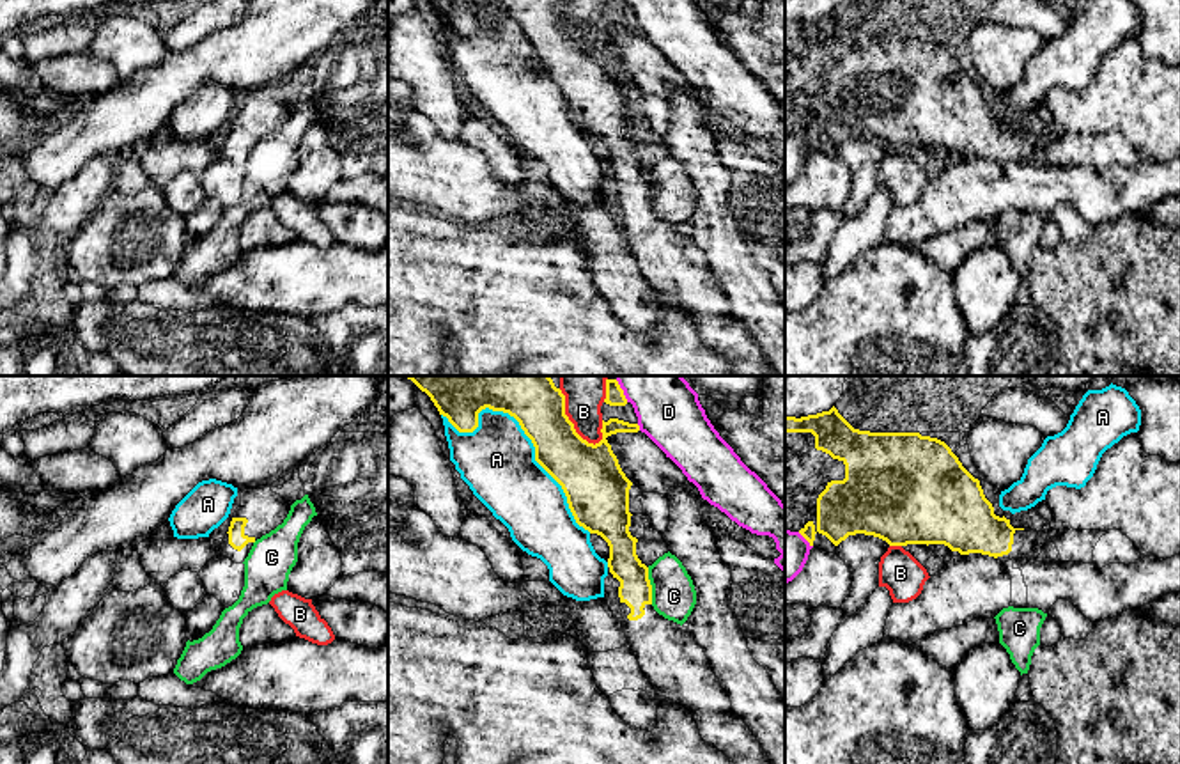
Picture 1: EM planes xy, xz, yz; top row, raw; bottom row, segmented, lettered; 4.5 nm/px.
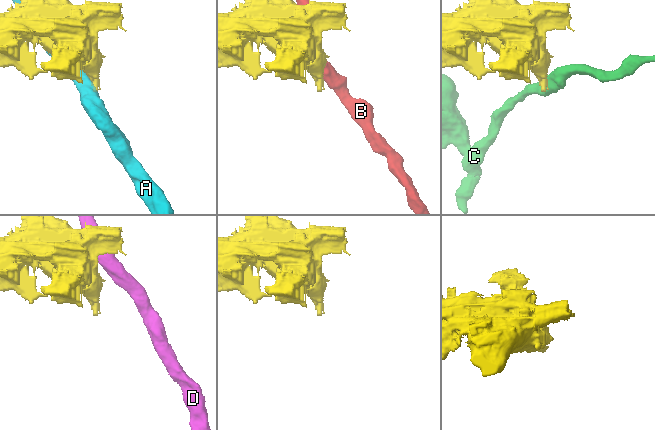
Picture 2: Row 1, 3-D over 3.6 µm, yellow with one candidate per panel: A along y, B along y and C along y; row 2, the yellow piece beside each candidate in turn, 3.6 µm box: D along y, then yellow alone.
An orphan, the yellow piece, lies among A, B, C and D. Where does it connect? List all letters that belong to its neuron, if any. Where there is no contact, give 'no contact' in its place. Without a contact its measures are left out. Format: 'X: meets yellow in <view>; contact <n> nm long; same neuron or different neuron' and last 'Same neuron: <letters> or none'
A: meets yellow in xz; contact 850 nm long; different neuron
B: meets yellow in xz; contact 320 nm long; different neuron
C: meets yellow in xz; contact 170 nm long; different neuron
D: meets yellow in xz; contact 40 nm long; different neuron
Same neuron: none

